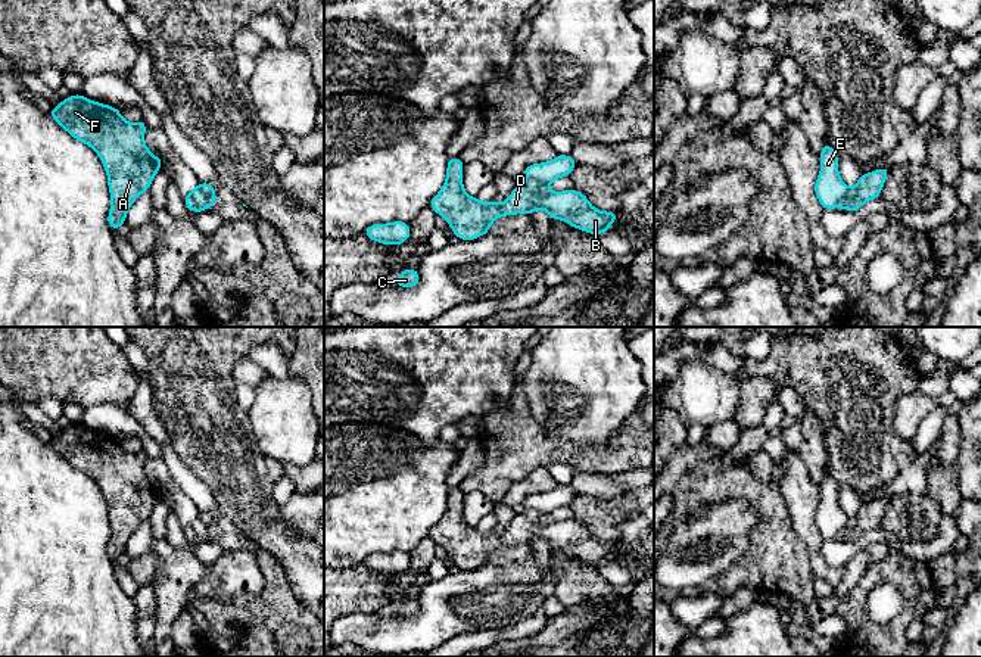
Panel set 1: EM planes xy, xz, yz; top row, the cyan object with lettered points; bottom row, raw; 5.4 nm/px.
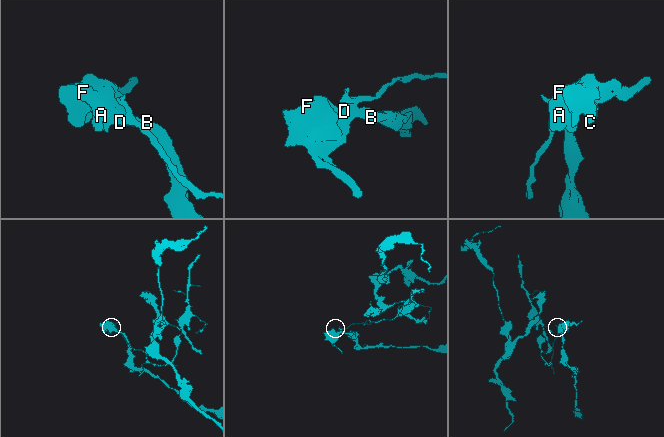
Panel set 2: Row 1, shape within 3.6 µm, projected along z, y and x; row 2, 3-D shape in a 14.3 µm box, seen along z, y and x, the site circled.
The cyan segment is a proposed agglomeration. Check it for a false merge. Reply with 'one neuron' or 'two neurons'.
two neurons

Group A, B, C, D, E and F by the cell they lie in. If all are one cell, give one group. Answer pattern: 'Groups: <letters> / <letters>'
Groups: A B C D F / E

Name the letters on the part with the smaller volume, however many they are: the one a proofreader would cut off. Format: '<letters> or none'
E

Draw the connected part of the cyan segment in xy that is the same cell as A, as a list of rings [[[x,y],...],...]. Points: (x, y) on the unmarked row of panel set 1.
[[[82,424],[62,429],[49,445],[75,470],[90,476],[108,504],[110,541],[108,554],[118,560],[125,554],[130,536],[147,521],[162,488],[150,483],[144,473],[146,452],[131,454],[118,438],[93,432]]]

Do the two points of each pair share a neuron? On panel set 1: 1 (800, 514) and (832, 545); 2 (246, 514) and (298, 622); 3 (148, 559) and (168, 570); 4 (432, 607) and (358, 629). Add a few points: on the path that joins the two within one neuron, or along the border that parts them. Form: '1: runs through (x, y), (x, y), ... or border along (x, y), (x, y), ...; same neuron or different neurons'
1: border along (825, 541), (822, 545), (824, 557); different neurons
2: border along (261, 547), (280, 563), (286, 576); different neurons
3: border along (150, 550), (156, 557), (156, 575), (149, 584); different neurons
4: runs through (416, 626), (413, 629), (377, 629); same neuron

